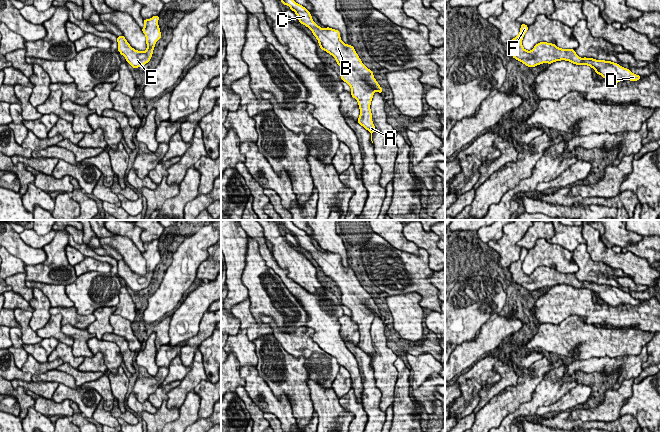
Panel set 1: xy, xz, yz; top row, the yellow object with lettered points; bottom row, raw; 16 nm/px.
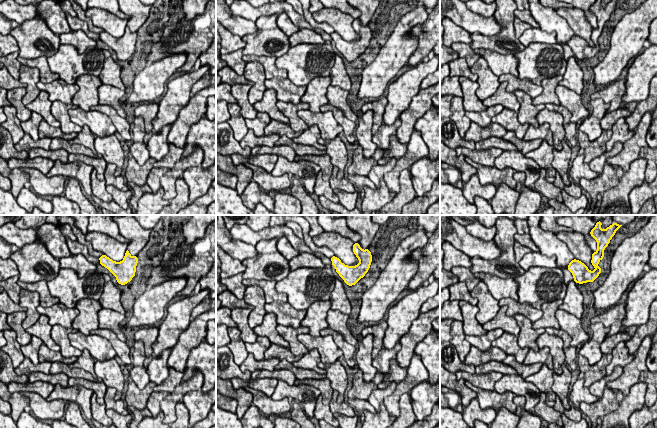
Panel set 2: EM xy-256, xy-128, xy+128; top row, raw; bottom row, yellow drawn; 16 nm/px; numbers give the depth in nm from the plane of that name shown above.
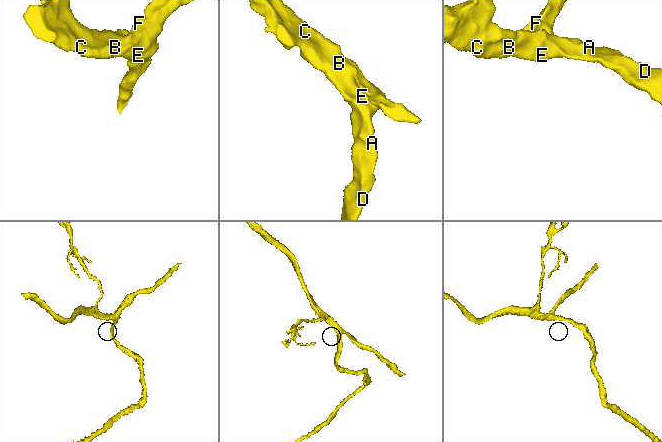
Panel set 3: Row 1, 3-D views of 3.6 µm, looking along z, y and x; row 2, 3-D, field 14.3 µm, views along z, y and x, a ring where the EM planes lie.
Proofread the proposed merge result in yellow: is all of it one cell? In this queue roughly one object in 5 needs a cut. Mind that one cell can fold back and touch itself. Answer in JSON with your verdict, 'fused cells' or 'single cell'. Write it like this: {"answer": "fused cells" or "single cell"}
{"answer": "single cell"}

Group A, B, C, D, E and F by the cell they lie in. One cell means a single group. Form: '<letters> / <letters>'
A B C D E F

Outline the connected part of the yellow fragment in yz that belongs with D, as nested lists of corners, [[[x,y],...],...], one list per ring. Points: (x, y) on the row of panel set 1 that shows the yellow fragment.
[[[521,24],[519,35],[510,41],[509,47],[512,51],[512,57],[528,67],[533,68],[539,64],[551,64],[555,61],[565,60],[576,65],[588,65],[597,74],[612,83],[618,83],[621,80],[637,81],[641,78],[617,63],[586,57],[580,58],[574,49],[561,49],[552,43],[540,42],[531,51],[527,51],[522,46],[522,39],[527,30],[528,26]]]

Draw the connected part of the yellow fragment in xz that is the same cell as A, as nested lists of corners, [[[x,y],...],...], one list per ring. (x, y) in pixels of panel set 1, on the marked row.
[[[281,0],[284,5],[288,5],[292,11],[294,11],[299,19],[299,23],[308,27],[313,35],[317,38],[320,49],[326,51],[330,55],[332,55],[337,64],[340,66],[341,79],[346,82],[351,87],[351,95],[358,101],[360,115],[358,118],[358,123],[363,126],[366,130],[371,133],[371,141],[372,141],[372,133],[375,132],[375,126],[372,121],[372,113],[370,109],[371,100],[373,98],[374,92],[377,91],[379,93],[383,93],[382,88],[376,81],[373,76],[372,70],[368,69],[359,58],[355,49],[351,45],[345,44],[340,38],[340,32],[338,30],[326,27],[325,29],[318,26],[312,19],[311,13],[307,11],[305,7],[299,5],[294,0]]]

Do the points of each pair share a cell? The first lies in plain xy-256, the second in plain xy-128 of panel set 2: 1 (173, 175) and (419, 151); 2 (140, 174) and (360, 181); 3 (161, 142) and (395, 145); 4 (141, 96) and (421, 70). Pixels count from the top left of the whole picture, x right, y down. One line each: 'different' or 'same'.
1: same
2: different
3: different
4: different

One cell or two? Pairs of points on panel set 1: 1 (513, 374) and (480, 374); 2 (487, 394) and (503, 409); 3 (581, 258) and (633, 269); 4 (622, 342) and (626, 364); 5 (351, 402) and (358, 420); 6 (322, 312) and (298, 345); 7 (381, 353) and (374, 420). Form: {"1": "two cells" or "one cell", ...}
{"1": "two cells", "2": "two cells", "3": "two cells", "4": "two cells", "5": "one cell", "6": "two cells", "7": "two cells"}

